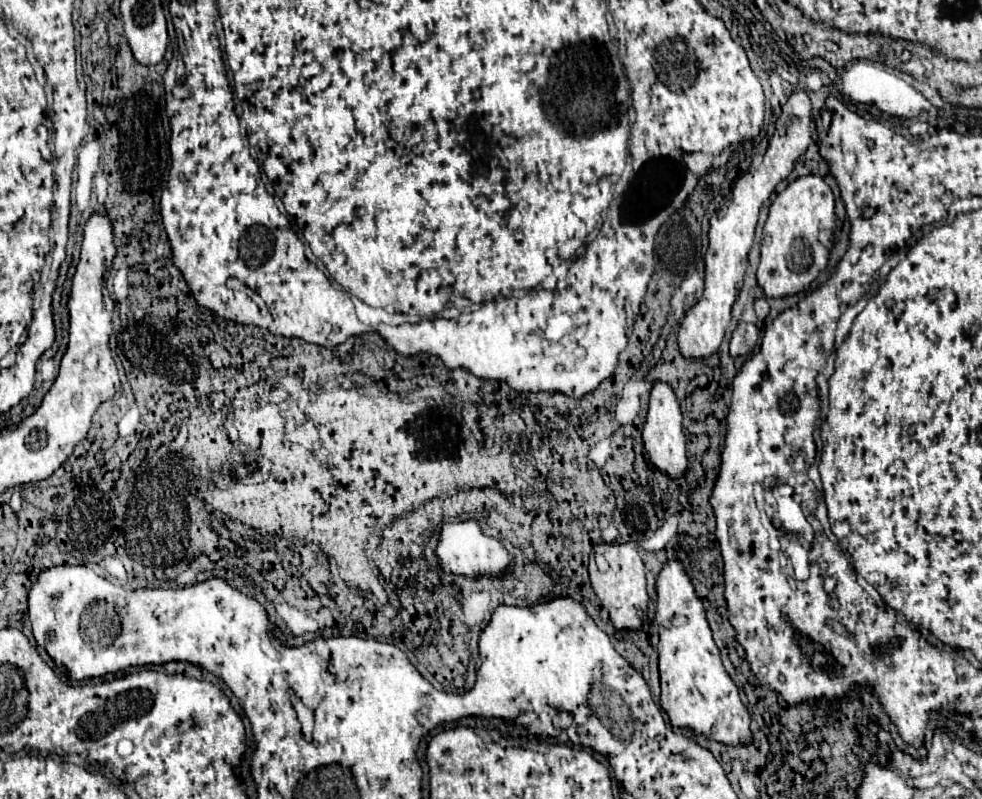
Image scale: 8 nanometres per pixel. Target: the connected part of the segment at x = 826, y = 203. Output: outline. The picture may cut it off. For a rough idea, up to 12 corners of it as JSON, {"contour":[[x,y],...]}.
{"contour":[[821,177],[789,183],[763,227],[767,297],[805,291],[829,261],[835,199]]}

